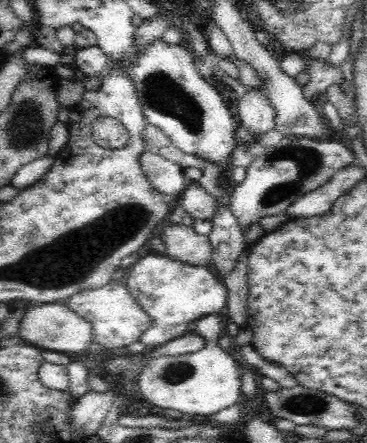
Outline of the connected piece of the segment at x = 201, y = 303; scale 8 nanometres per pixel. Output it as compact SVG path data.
M152 254L139 258L130 266L126 284L128 291L140 308L152 319L152 326L140 336L140 342L146 344L147 348L171 342L188 333L188 324L199 320L206 314L227 314L228 312L228 290L219 275L214 275L207 266L194 266L166 255Z

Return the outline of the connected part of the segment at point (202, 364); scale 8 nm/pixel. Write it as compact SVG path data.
M212 340L206 343L204 348L190 354L152 358L144 366L137 383L144 398L160 408L178 410L192 416L209 416L240 402L242 371L229 350Z

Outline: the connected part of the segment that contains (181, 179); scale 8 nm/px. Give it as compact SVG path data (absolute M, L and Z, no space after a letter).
M144 151L140 158L141 169L156 190L170 198L181 195L186 188L184 168L150 151Z

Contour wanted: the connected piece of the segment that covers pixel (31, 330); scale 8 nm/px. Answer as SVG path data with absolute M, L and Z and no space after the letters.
M64 302L42 303L29 307L21 321L18 335L22 337L22 342L63 353L73 352L83 356L94 348L92 324L76 315Z

